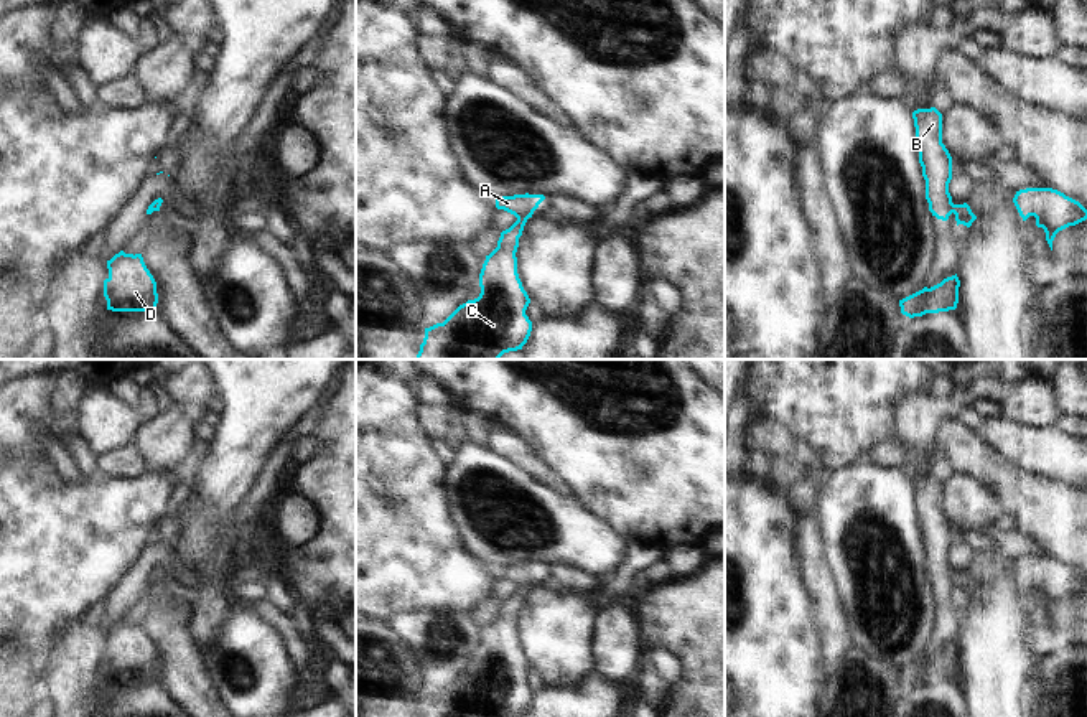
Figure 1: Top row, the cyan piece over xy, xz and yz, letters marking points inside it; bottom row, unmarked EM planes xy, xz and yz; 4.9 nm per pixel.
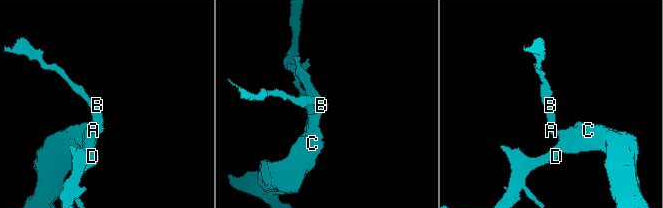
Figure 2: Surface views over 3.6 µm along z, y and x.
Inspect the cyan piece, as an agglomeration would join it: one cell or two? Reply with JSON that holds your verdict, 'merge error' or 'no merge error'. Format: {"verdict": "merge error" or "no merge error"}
{"verdict": "merge error"}

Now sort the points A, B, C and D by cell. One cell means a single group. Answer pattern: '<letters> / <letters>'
A B / C D

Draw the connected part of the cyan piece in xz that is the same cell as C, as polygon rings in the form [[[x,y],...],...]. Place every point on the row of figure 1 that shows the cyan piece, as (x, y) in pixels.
[[[519,218],[501,232],[497,247],[483,264],[479,297],[460,305],[443,323],[425,328],[417,359],[499,359],[504,353],[522,349],[532,331],[532,321],[525,315],[530,298],[519,279],[516,257],[525,223]]]

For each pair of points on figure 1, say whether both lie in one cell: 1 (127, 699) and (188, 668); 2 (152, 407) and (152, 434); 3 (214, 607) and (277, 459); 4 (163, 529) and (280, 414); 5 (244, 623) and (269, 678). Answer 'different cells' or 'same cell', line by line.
1: different cells
2: different cells
3: same cell
4: different cells
5: same cell

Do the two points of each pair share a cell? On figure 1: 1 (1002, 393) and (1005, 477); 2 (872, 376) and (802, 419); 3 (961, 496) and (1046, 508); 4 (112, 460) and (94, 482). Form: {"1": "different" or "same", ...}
{"1": "different", "2": "same", "3": "different", "4": "different"}

